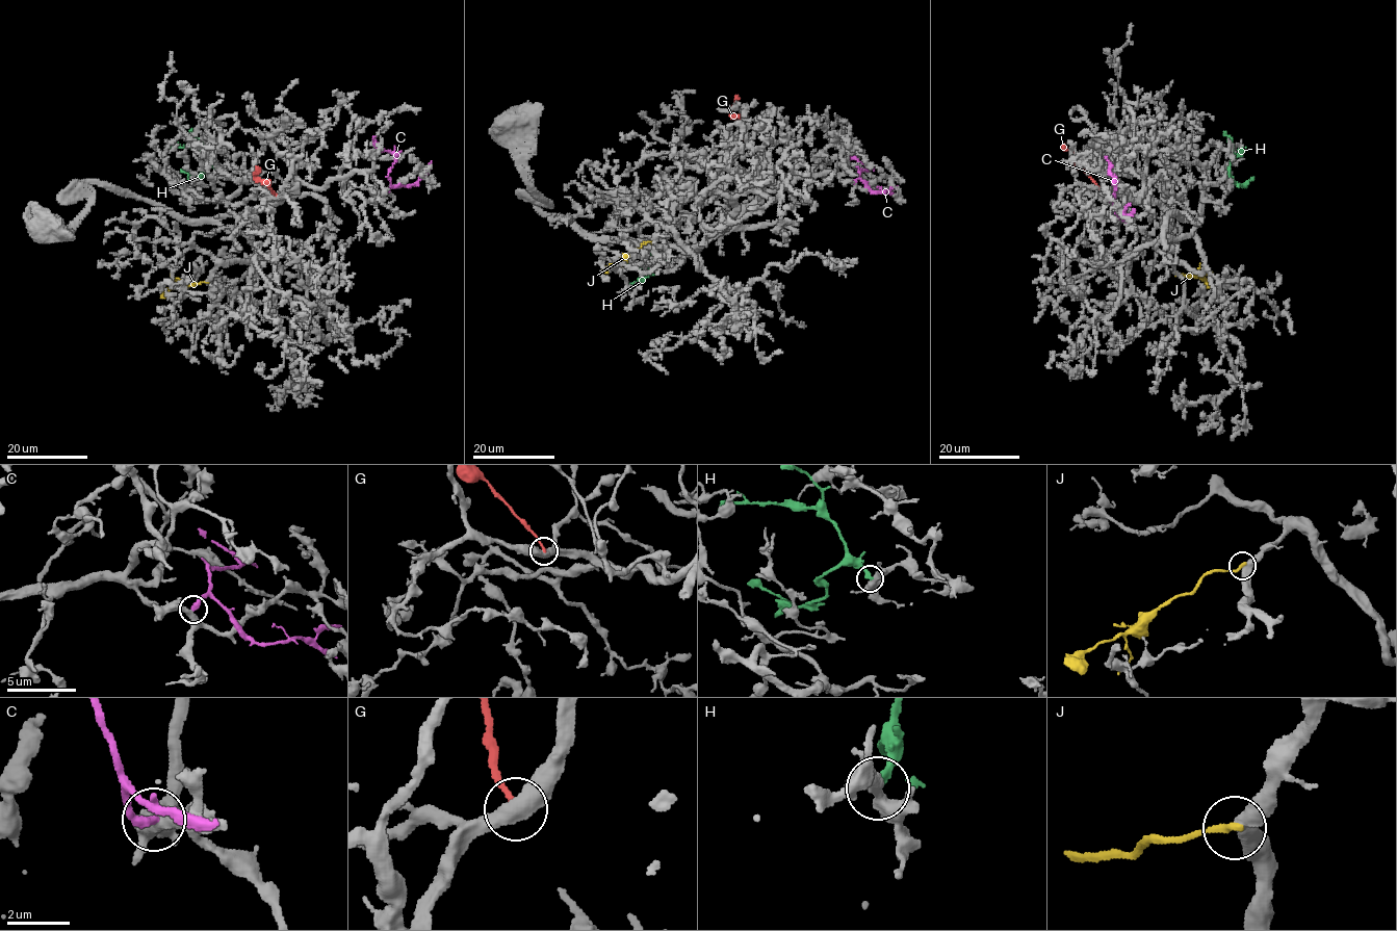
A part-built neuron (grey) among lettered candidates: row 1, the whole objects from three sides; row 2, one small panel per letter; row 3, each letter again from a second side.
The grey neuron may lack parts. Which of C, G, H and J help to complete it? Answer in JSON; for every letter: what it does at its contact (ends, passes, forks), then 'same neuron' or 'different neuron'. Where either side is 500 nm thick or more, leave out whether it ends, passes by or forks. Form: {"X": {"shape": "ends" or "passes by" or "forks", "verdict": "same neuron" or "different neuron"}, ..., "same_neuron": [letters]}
{"C": {"shape": "ends", "verdict": "different neuron"}, "G": {"verdict": "different neuron"}, "H": {"shape": "ends", "verdict": "different neuron"}, "J": {"shape": "ends", "verdict": "different neuron"}, "same_neuron": []}

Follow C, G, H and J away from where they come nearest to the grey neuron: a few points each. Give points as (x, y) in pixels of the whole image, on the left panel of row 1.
C: (387, 190), (388, 171), (396, 156), (376, 147), (374, 136)
G: (277, 197), (267, 183), (254, 176), (256, 166)
H: (215, 169), (212, 165), (204, 166), (203, 174), (196, 177), (180, 170)
J: (207, 282), (192, 285), (178, 283), (165, 290), (161, 298)

